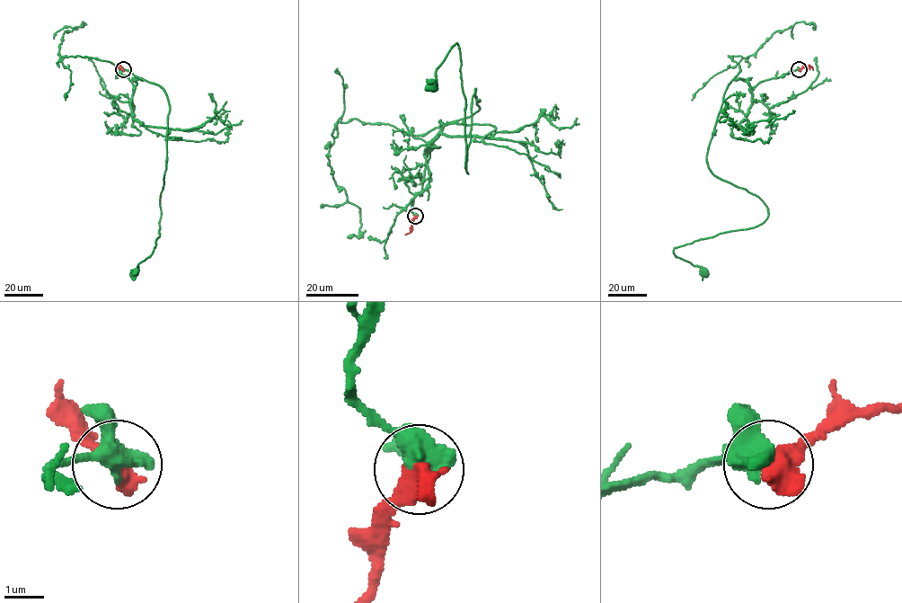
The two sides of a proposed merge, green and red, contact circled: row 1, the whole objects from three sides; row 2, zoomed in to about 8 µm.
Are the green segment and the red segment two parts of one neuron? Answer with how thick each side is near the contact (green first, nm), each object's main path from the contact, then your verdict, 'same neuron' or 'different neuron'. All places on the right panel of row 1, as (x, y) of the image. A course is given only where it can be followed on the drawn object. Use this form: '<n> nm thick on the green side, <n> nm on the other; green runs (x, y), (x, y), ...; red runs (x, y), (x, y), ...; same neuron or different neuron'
460 nm thick on the green side, 600 nm on the other; green runs (799, 70), (752, 87), (738, 79), (728, 84), (708, 167), (757, 196), (768, 217), (675, 247), (703, 272); red runs (799, 70), (810, 66), (813, 70); same neuron

